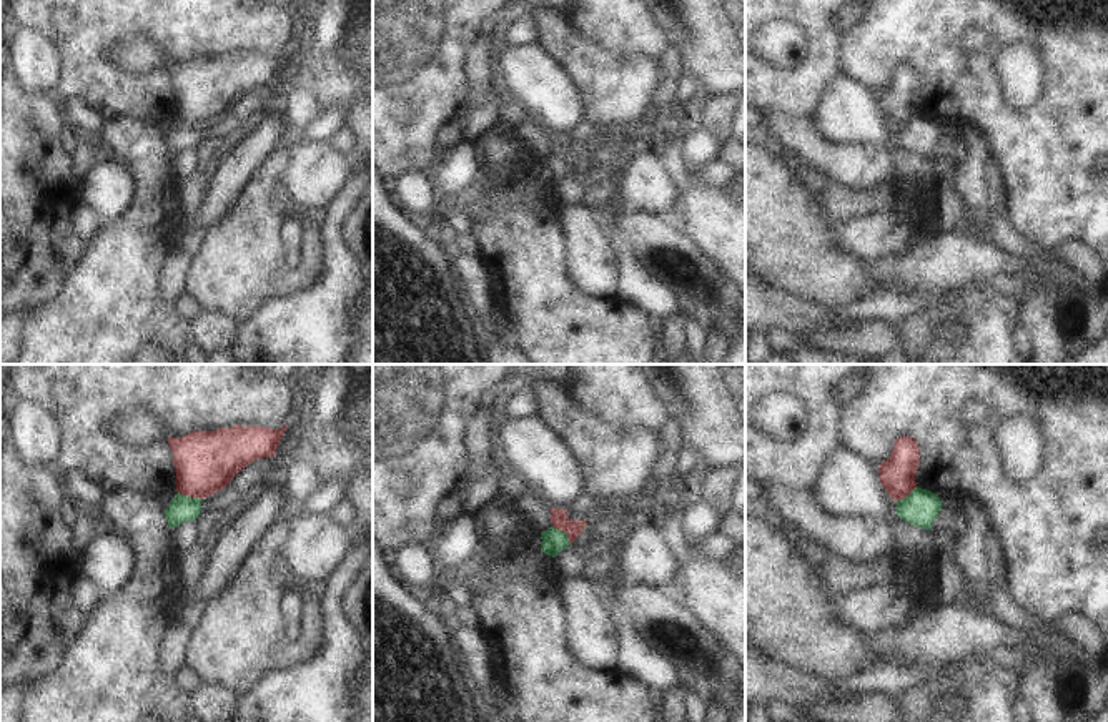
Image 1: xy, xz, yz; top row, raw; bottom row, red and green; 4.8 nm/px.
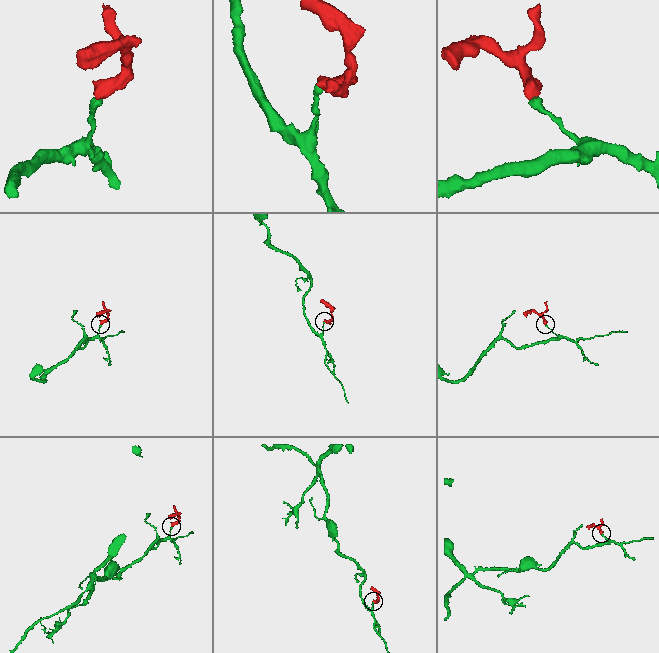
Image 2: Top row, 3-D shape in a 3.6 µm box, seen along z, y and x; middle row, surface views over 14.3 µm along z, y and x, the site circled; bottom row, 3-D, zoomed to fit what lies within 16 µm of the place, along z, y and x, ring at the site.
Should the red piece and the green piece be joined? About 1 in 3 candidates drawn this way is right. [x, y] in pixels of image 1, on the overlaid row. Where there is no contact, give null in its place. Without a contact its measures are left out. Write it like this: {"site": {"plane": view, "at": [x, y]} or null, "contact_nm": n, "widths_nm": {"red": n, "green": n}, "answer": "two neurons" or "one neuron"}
{"site": {"plane": "xz", "at": [564, 531]}, "contact_nm": 130, "widths_nm": {"red": 90, "green": 120}, "answer": "two neurons"}

